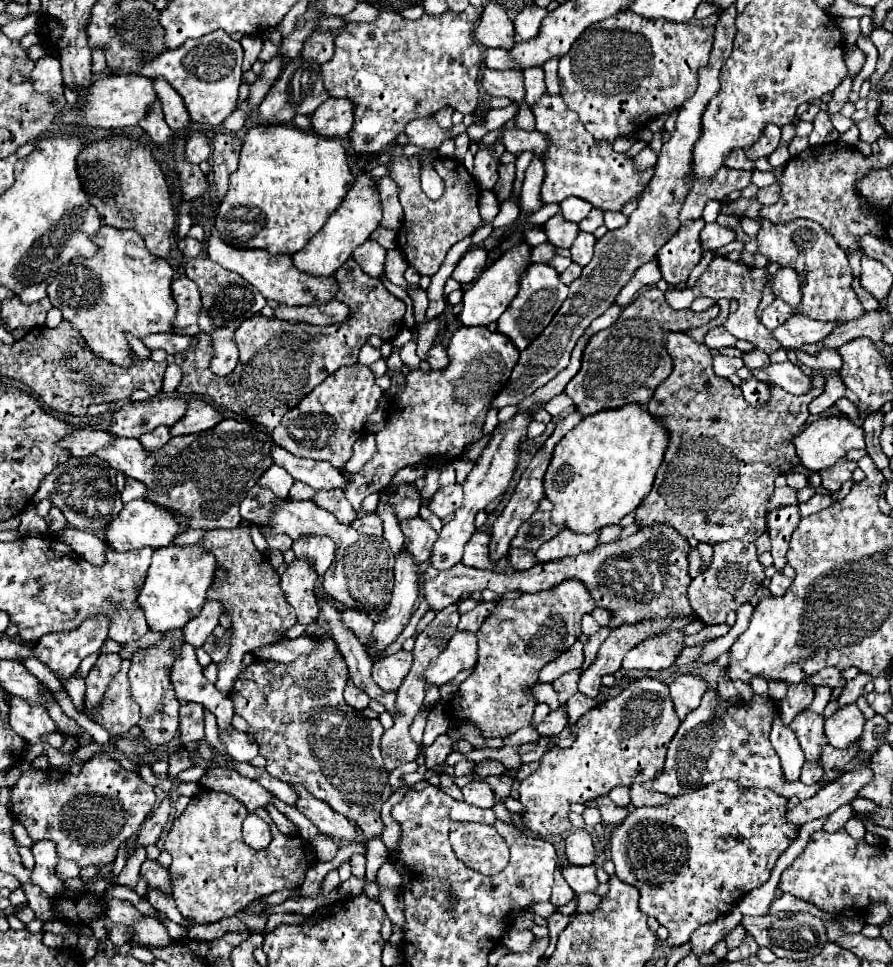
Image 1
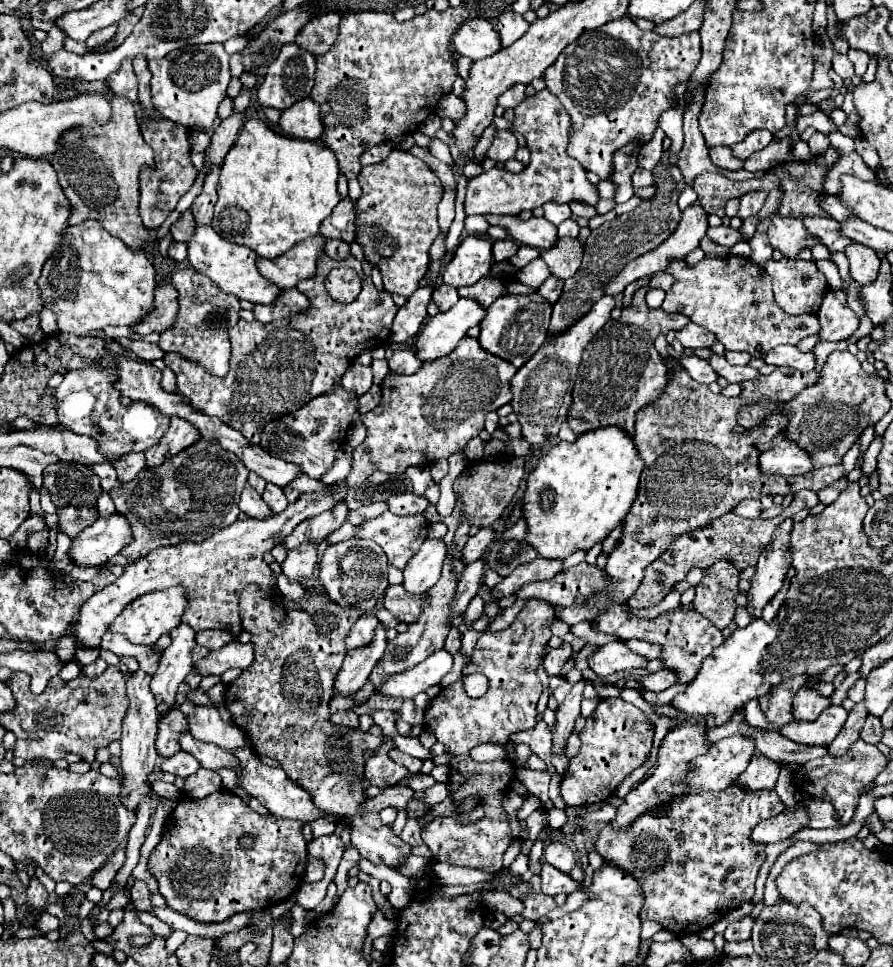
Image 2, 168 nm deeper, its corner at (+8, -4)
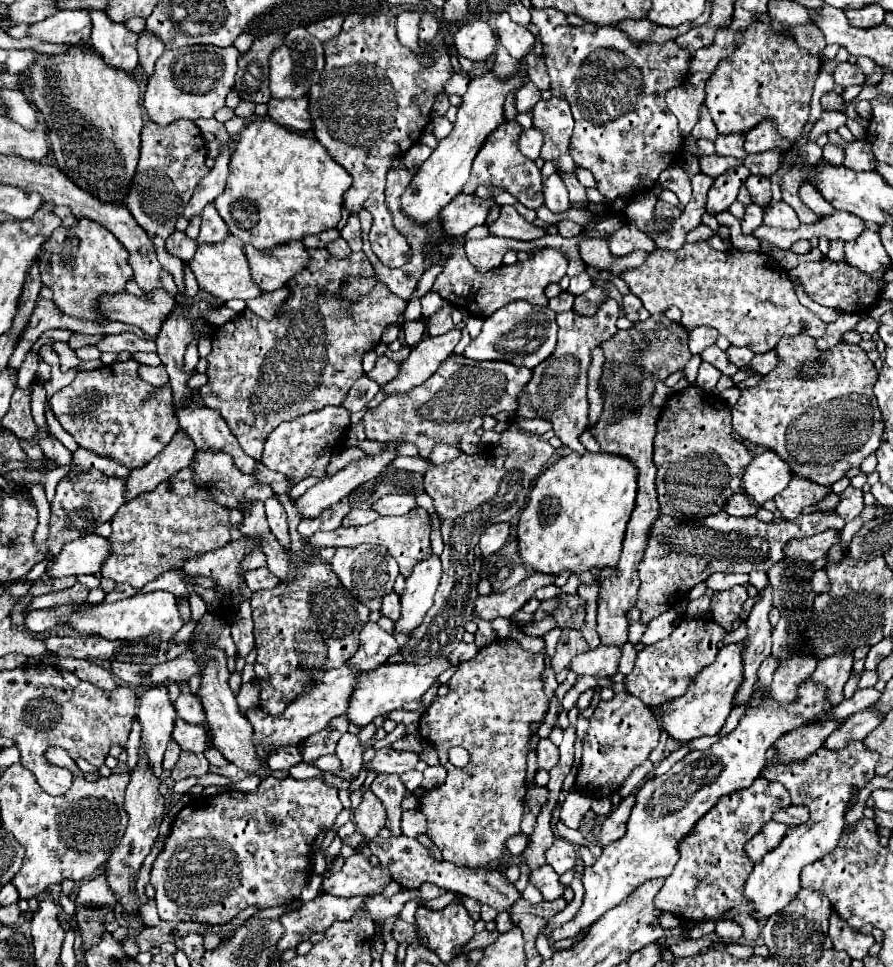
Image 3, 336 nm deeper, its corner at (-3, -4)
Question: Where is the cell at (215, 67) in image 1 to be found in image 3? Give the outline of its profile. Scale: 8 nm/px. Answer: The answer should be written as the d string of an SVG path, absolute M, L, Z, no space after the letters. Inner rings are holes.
M187 46L179 50L165 50L155 64L155 74L147 82L143 106L149 118L157 124L171 124L175 120L213 118L225 106L225 96L235 84L239 52L235 46Z

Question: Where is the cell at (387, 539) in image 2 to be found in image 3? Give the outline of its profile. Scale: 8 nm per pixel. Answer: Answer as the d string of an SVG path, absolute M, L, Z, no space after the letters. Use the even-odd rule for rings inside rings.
M415 508L405 516L379 516L375 522L369 522L365 526L341 526L331 532L315 532L307 544L311 550L319 548L341 548L341 546L355 546L355 544L377 544L385 546L389 554L397 560L401 574L407 578L417 562L423 558L431 556L431 542L429 542L429 532L431 532L431 516L423 508Z

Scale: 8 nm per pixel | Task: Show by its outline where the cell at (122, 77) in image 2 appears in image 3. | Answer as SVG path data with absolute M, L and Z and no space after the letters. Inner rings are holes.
M91 12L93 30L91 44L103 56L107 66L115 70L123 70L129 76L135 76L137 70L137 40L139 34L131 32L125 24L113 22L105 12Z

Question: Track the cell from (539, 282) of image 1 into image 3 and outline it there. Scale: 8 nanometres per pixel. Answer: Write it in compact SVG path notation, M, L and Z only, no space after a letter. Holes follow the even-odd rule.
M523 300L511 302L485 318L481 334L475 340L471 340L463 356L473 360L503 360L515 366L535 368L539 362L549 358L555 348L557 342L555 316L557 312L549 310L547 306L533 306Z

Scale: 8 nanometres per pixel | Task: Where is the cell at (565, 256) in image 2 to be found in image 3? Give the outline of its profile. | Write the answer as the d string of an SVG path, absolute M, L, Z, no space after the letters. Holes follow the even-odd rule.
M581 272L579 276L573 276L573 278L571 278L571 284L569 284L567 290L569 290L571 294L579 296L579 294L587 292L587 290L591 288L591 284L593 284L593 282L591 282L591 278L587 276L587 272Z

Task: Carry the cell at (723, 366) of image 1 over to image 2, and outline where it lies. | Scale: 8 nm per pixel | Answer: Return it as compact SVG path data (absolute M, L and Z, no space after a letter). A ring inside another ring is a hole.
M684 354L682 356L682 364L684 364L684 368L686 368L686 372L696 380L696 382L702 382L702 384L712 384L712 382L716 382L716 372L712 370L712 366L706 362L706 360L702 360L702 358L696 358L696 356L688 356L688 354Z

